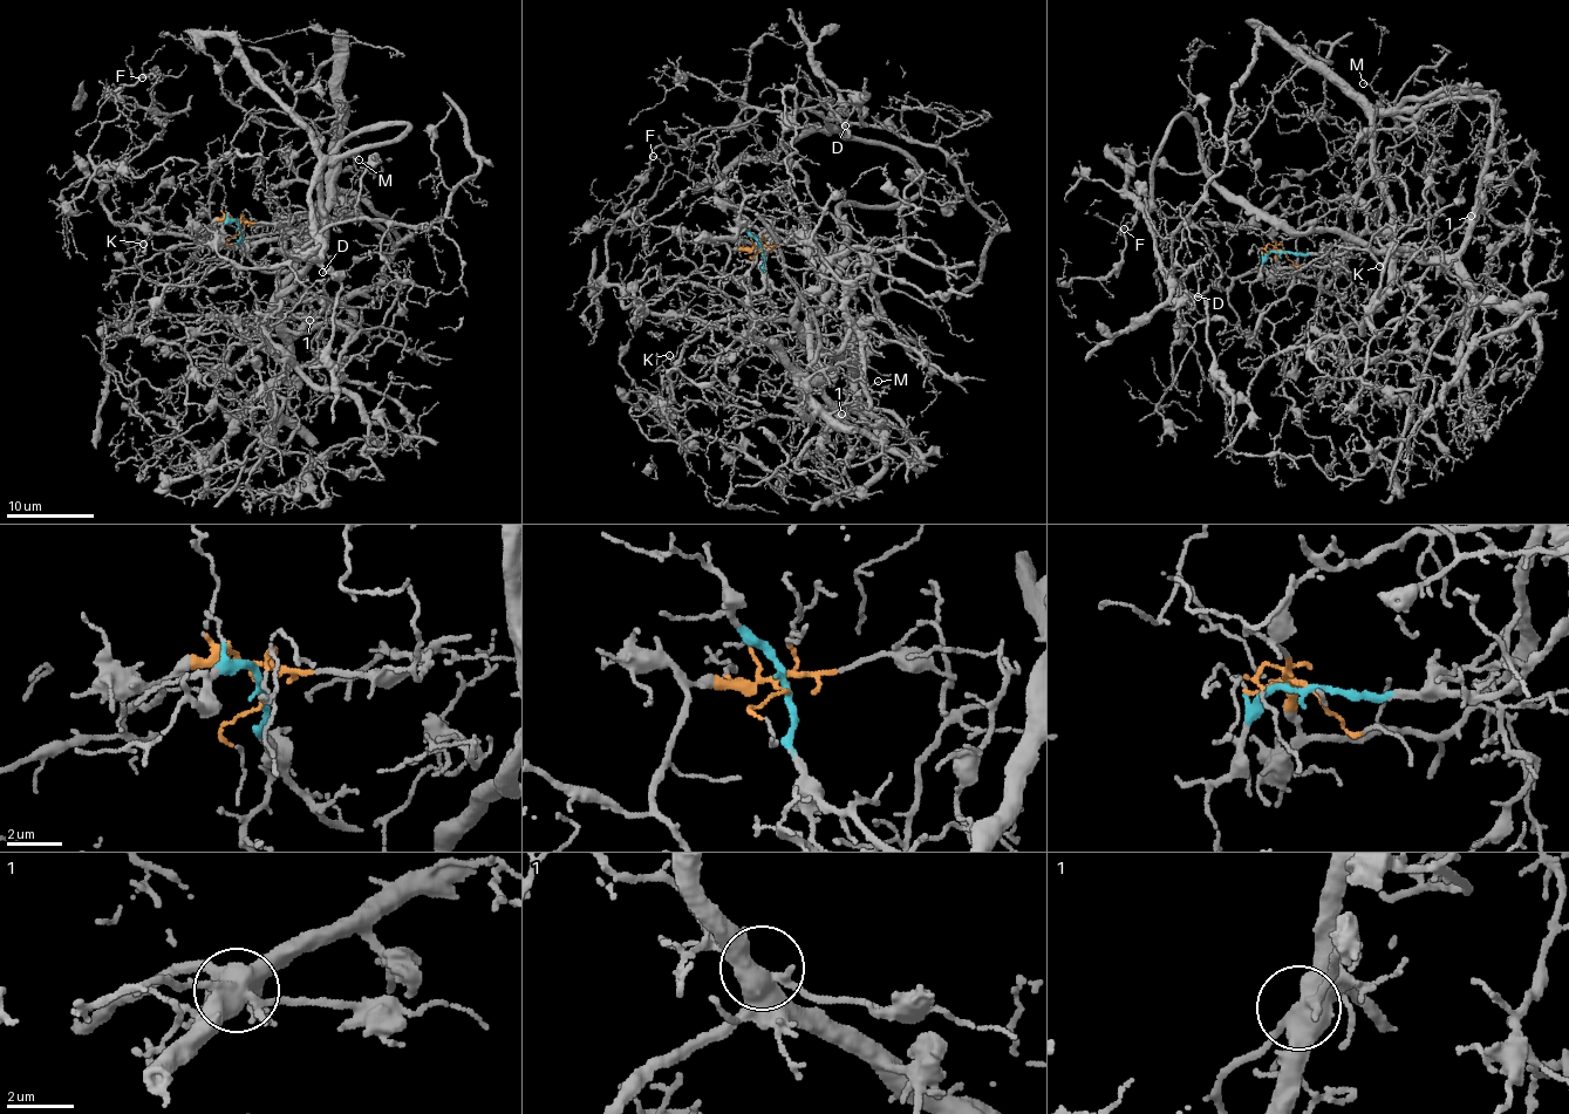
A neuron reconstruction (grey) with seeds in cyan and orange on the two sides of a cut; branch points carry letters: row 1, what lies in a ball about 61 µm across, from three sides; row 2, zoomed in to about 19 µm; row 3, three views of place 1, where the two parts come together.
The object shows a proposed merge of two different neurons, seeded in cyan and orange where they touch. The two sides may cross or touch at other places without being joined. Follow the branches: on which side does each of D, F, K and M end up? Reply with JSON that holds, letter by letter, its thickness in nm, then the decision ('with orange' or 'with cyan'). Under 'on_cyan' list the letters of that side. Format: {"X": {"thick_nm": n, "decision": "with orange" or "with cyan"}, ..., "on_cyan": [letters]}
{"D": {"thick_nm": 160, "decision": "with cyan"}, "F": {"thick_nm": 120, "decision": "with orange"}, "K": {"thick_nm": 90, "decision": "with orange"}, "M": {"thick_nm": 130, "decision": "with cyan"}, "on_cyan": ["D", "M"]}

